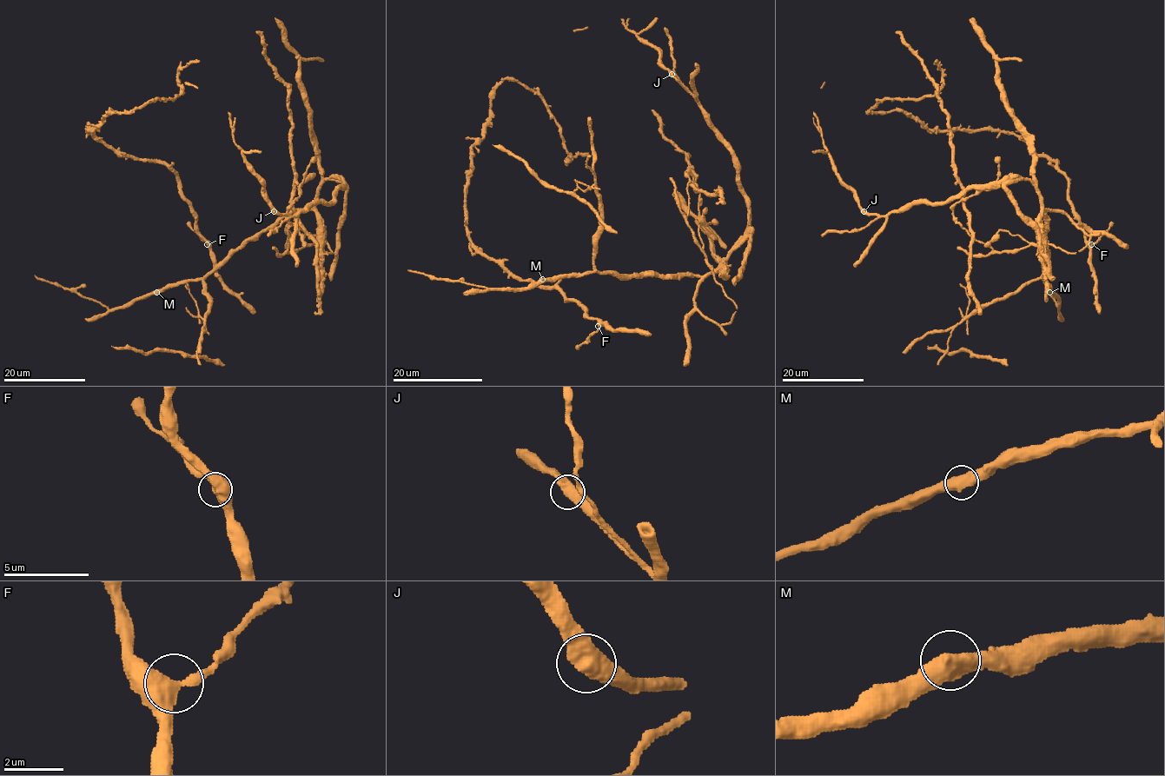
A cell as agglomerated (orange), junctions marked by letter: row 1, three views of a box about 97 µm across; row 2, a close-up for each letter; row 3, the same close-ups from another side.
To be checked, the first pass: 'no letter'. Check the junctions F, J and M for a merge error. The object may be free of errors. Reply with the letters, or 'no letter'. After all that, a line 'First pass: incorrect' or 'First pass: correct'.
no letter
First pass: correct

